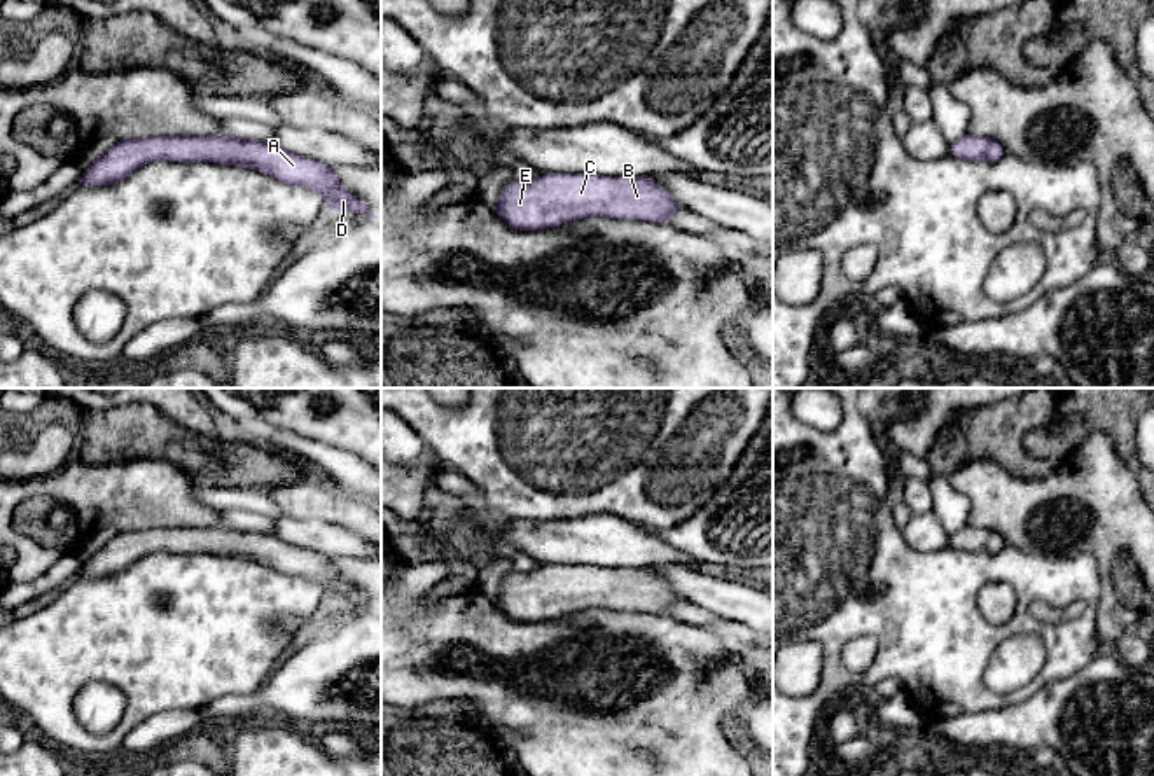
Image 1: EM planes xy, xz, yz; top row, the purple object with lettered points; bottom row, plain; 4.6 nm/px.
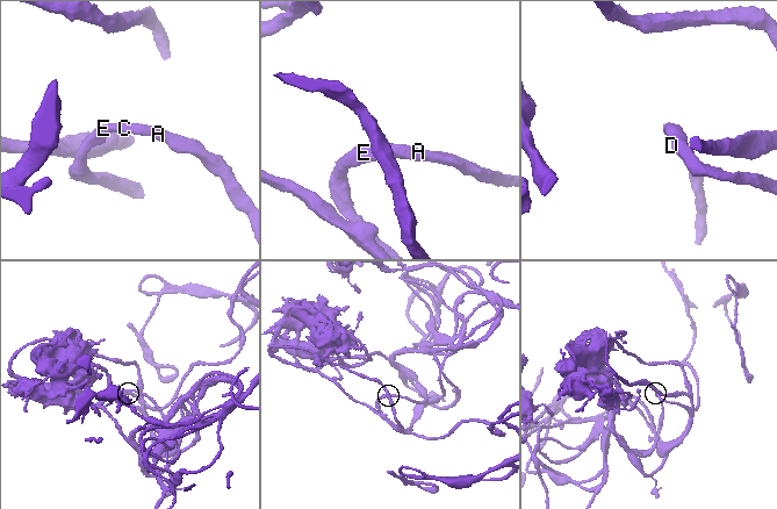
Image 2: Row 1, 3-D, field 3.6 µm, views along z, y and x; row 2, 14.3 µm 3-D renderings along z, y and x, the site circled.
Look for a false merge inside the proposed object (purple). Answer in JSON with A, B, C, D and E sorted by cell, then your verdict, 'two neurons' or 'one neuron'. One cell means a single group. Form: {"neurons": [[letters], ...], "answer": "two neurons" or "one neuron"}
{"neurons": [["A", "B", "C", "D", "E"]], "answer": "one neuron"}

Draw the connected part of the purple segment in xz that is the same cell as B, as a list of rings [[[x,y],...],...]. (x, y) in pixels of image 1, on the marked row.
[[[544,173],[537,180],[507,184],[493,206],[511,227],[521,231],[549,229],[580,217],[603,215],[666,224],[682,204],[668,189],[642,177],[600,177],[594,173]]]

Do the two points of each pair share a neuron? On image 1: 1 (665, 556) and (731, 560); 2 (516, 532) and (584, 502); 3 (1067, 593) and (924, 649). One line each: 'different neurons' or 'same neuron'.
1: different neurons
2: different neurons
3: same neuron

